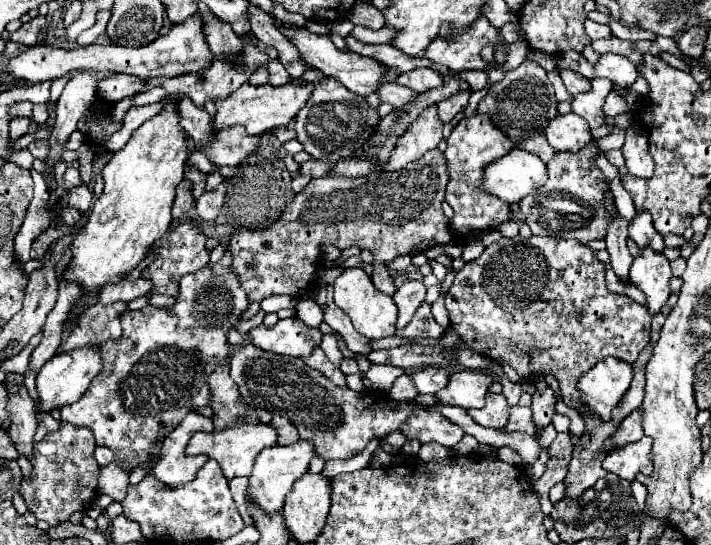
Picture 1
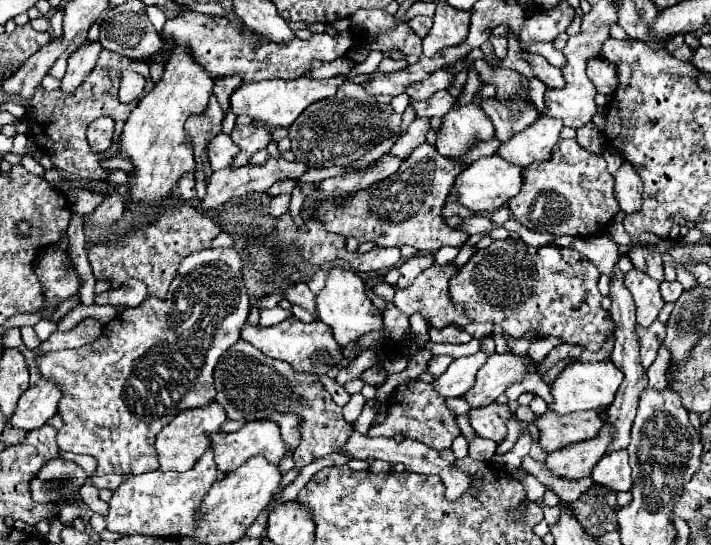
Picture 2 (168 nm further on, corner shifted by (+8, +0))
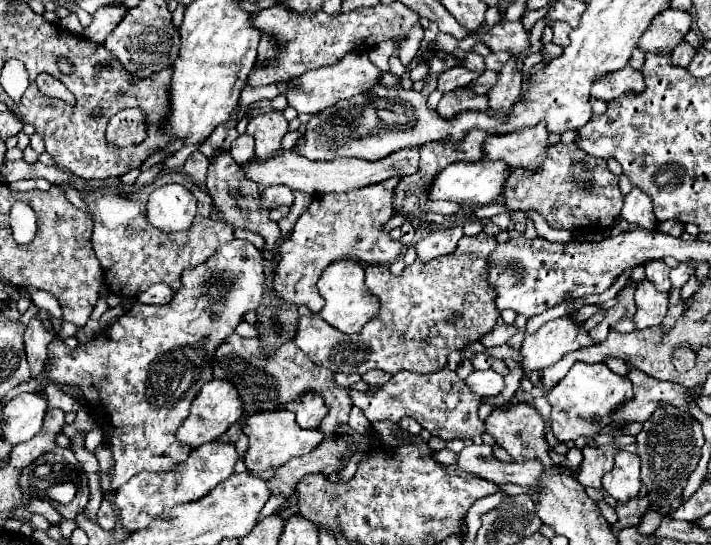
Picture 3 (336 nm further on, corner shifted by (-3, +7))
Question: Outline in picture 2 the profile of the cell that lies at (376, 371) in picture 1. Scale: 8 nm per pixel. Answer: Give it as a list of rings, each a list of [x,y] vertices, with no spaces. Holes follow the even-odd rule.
[[[434,356],[434,358],[430,360],[430,368],[428,368],[426,372],[432,374],[432,376],[438,376],[438,374],[442,374],[442,372],[448,368],[448,364],[450,364],[452,360],[454,360],[452,356]]]

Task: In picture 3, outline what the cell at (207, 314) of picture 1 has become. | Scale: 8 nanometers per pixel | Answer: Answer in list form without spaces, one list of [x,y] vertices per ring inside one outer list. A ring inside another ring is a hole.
[[[233,239],[217,247],[215,255],[197,265],[195,269],[187,269],[181,277],[181,289],[175,293],[173,301],[167,305],[143,305],[135,303],[131,311],[127,311],[115,325],[99,331],[89,343],[79,343],[75,349],[65,347],[61,339],[49,343],[49,367],[47,373],[55,385],[79,385],[85,393],[87,407],[95,411],[105,429],[105,441],[113,451],[113,489],[119,489],[127,483],[135,473],[141,471],[171,471],[173,465],[183,463],[191,447],[179,443],[175,439],[175,431],[187,419],[191,401],[199,393],[205,381],[213,379],[211,359],[215,349],[225,341],[227,335],[235,331],[235,327],[243,321],[245,311],[255,311],[263,297],[263,281],[265,281],[265,263],[255,245],[245,239]]]

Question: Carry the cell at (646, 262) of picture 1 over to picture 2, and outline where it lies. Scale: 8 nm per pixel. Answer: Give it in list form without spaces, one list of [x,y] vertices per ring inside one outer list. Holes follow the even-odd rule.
[[[632,268],[624,276],[624,284],[630,290],[634,302],[636,302],[636,320],[640,326],[650,326],[660,308],[664,306],[664,300],[660,296],[660,282],[644,274],[642,270]]]

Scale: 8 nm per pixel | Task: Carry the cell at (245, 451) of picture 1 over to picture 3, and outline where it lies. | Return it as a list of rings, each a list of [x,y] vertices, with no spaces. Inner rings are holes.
[[[287,409],[255,413],[253,417],[247,419],[245,435],[249,437],[249,451],[245,453],[243,461],[245,461],[247,469],[253,469],[253,471],[281,467],[283,463],[287,463],[293,457],[307,455],[309,451],[319,447],[319,443],[325,439],[325,435],[319,429],[303,429],[303,427],[299,427],[297,421],[295,421],[295,413],[291,413]]]

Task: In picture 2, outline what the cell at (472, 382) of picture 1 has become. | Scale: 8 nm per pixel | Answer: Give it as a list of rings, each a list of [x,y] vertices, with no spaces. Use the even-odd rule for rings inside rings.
[[[512,352],[492,354],[484,364],[484,368],[478,370],[472,390],[468,390],[468,394],[462,394],[462,398],[470,404],[470,408],[488,406],[508,388],[508,384],[520,380],[524,372],[528,372],[524,368],[528,358],[530,356],[520,358]]]

